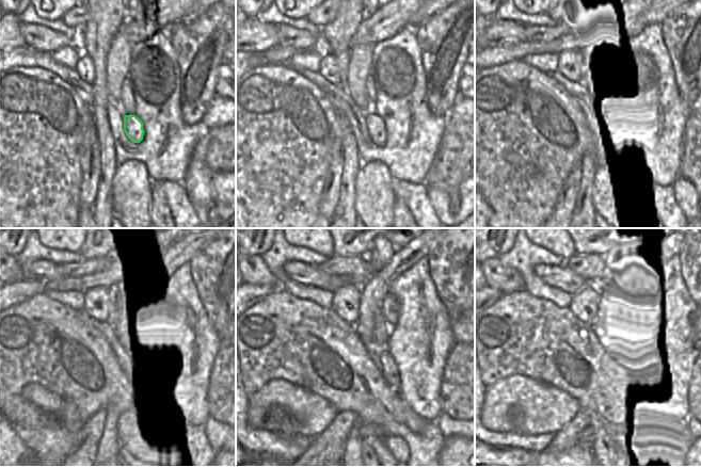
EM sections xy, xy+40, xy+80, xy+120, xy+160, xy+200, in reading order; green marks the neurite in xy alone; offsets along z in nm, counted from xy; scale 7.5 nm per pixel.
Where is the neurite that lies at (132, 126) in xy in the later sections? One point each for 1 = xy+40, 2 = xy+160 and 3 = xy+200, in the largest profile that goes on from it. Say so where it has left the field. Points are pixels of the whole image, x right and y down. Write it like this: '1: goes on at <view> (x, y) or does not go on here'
1: goes on at xy+40 (376, 128)
2: goes on at xy+160 (387, 367)
3: goes on at xy+200 (631, 371)

